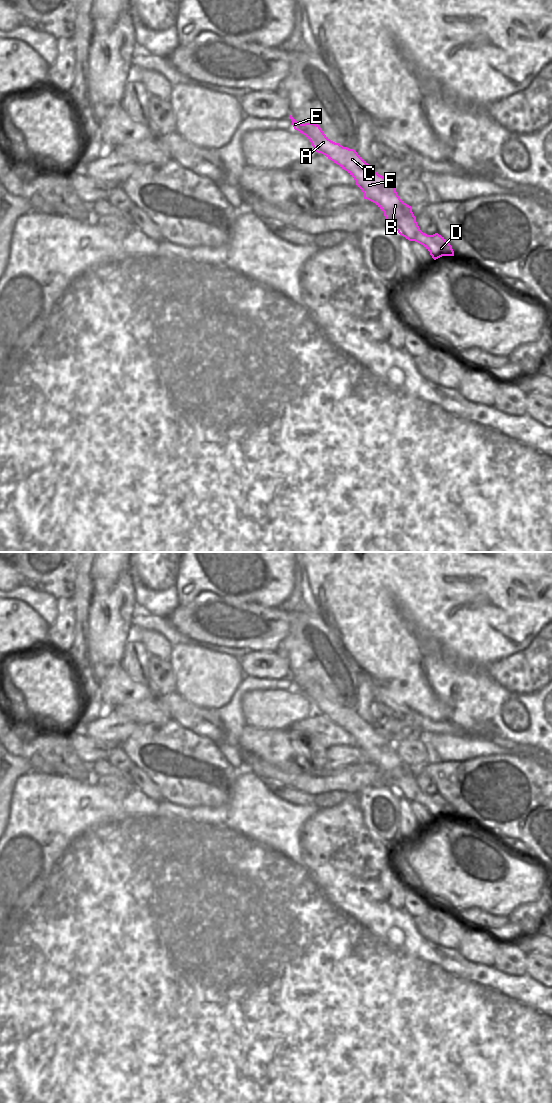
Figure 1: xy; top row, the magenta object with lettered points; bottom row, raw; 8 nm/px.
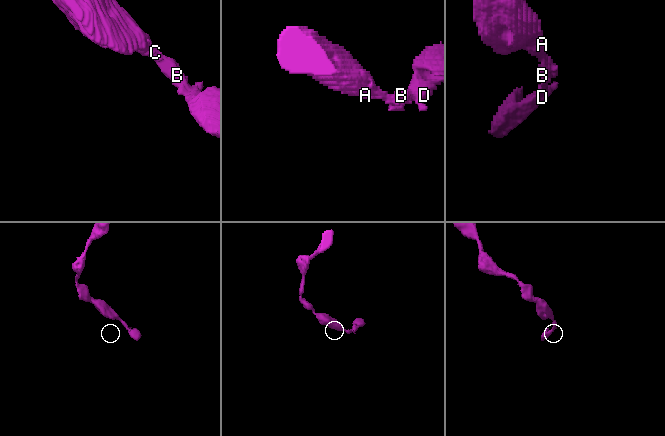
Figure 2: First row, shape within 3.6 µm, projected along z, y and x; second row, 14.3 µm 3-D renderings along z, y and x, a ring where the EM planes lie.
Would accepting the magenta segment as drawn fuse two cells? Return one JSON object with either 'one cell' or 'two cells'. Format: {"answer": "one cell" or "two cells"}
{"answer": "one cell"}

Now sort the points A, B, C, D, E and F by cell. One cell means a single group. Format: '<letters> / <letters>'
A B C D E F

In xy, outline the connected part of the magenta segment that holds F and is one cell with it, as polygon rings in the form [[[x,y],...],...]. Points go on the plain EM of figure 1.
[[[291,675],[290,679],[294,689],[310,700],[315,712],[325,715],[354,738],[364,759],[375,763],[384,772],[386,785],[409,801],[423,805],[434,820],[454,816],[452,806],[444,797],[438,793],[427,795],[420,790],[412,767],[398,756],[394,743],[379,735],[354,709],[331,701],[315,683],[301,684]]]

